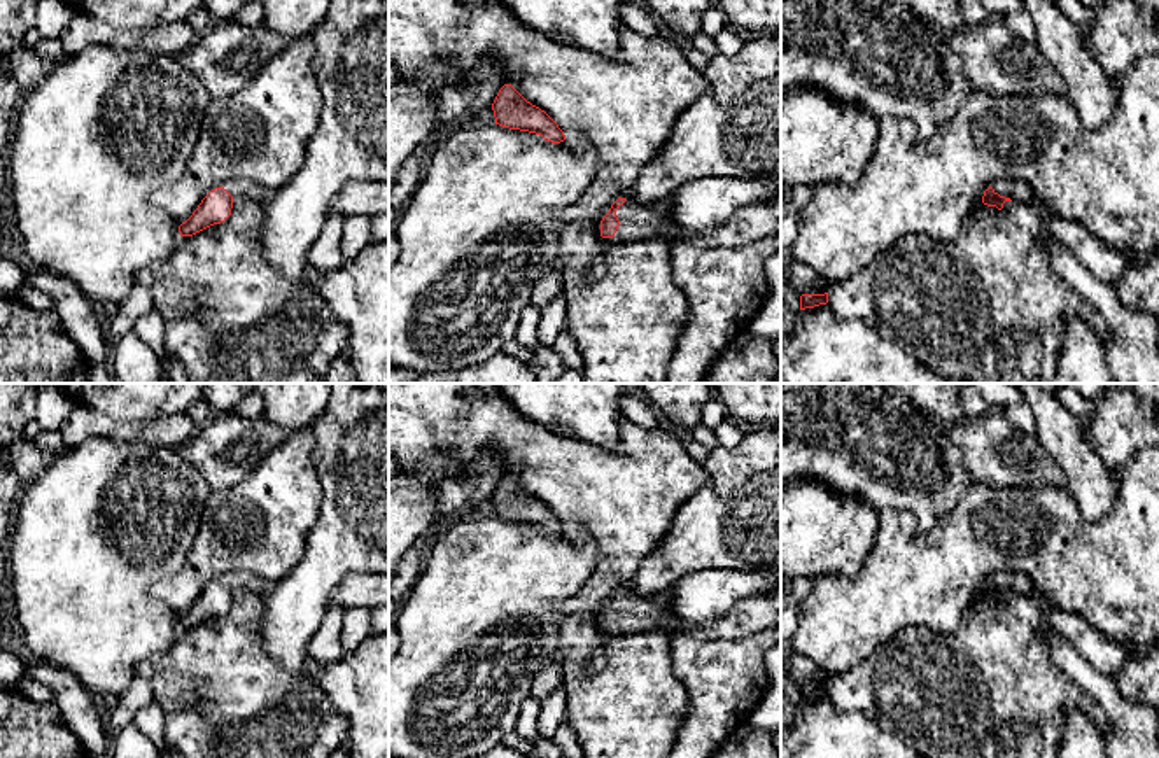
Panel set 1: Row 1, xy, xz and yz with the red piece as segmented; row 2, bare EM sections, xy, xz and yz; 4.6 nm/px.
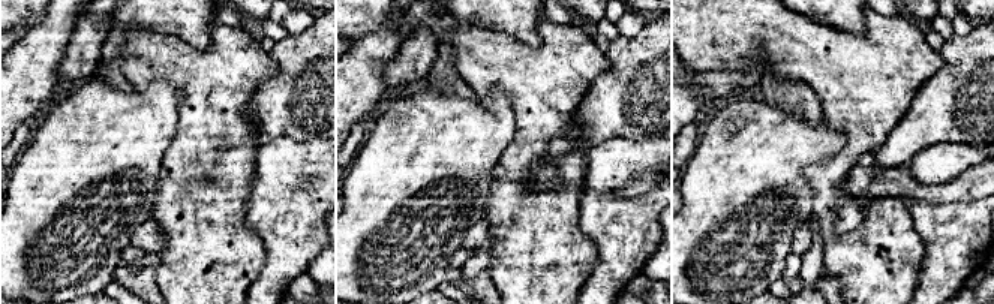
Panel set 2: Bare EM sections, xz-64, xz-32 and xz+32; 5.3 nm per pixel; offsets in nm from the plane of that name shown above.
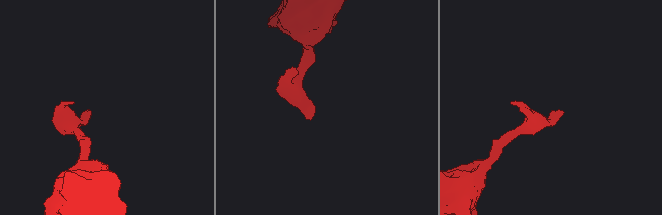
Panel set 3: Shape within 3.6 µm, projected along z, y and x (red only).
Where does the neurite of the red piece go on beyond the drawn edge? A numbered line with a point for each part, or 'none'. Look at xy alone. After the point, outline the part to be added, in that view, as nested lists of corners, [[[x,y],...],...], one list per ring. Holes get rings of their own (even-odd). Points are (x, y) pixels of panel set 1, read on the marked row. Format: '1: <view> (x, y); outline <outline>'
1: xy (238, 186); outline [[[233,177],[222,184],[222,187],[235,198],[245,196],[249,200],[268,205],[273,200],[273,193],[263,187],[261,184],[247,177]]]

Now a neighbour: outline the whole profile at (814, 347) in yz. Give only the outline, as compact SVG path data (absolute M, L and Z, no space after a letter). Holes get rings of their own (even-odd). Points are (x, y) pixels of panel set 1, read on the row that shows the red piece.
M828 303L800 310L781 331L781 383L945 383L945 378L903 352L861 320L837 320Z

